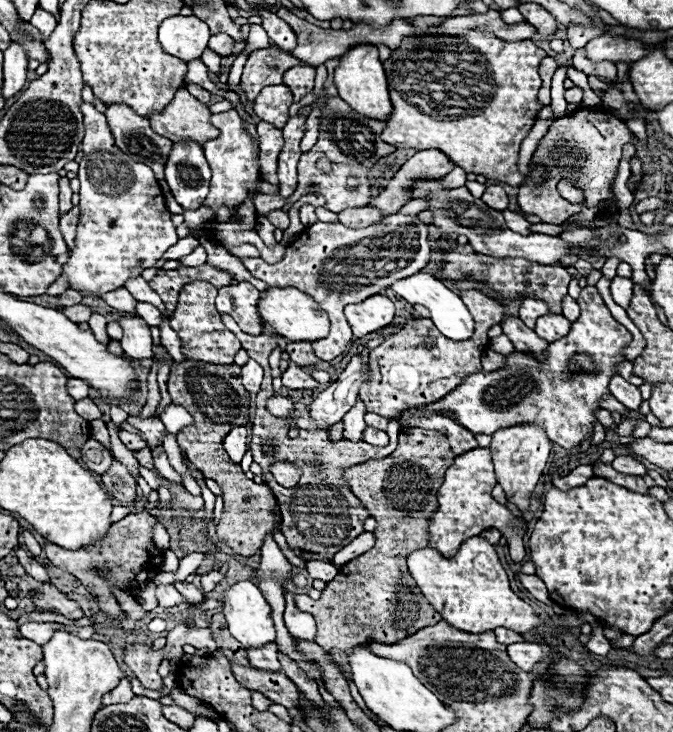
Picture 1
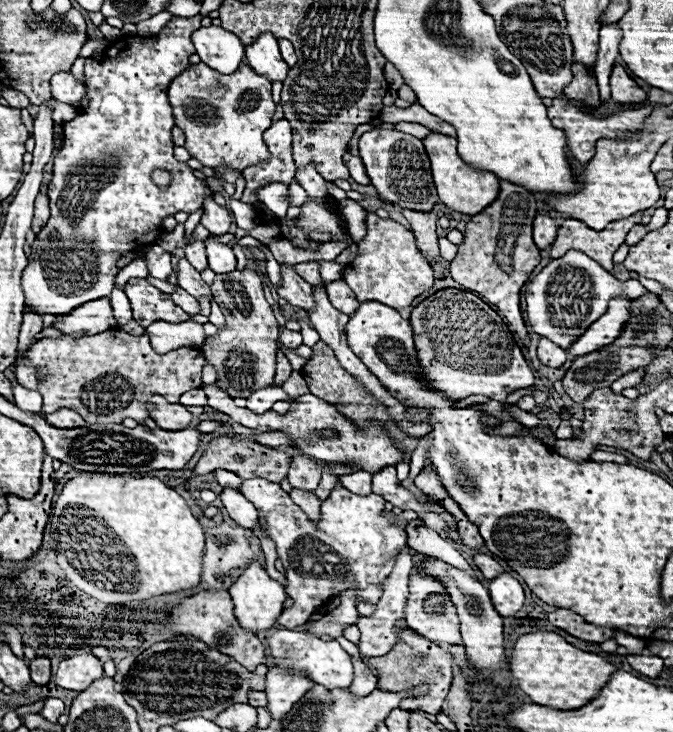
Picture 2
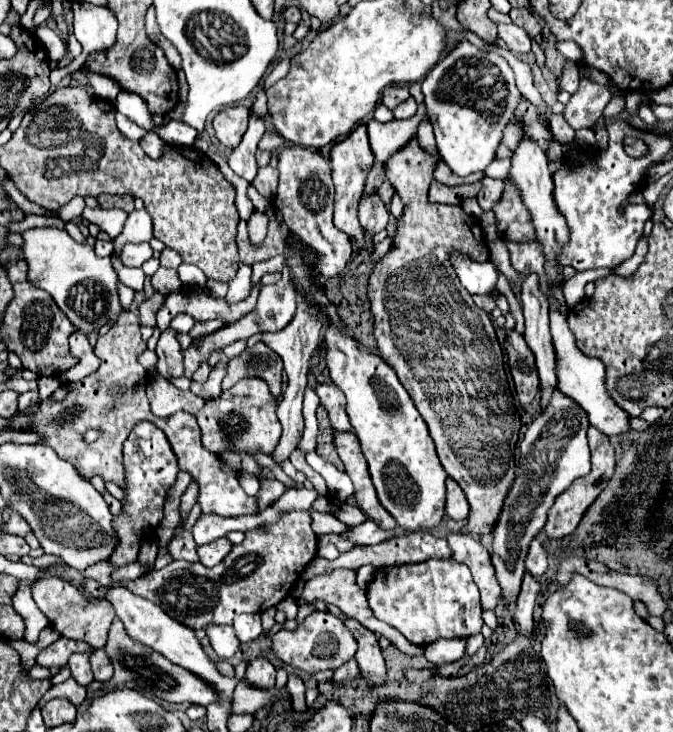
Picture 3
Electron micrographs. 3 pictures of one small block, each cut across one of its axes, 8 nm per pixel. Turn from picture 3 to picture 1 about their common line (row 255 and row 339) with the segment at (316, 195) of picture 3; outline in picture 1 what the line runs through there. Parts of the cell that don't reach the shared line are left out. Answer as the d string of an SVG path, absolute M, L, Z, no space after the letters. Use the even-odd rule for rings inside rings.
M388 214L380 224L368 228L346 228L340 222L316 222L306 228L294 244L290 244L284 252L284 258L276 264L268 264L262 258L242 258L244 266L268 286L294 286L304 294L312 296L320 308L330 318L330 332L326 338L314 340L312 350L320 360L332 362L336 356L344 354L352 342L352 330L344 318L344 308L354 302L362 302L384 288L392 286L394 282L422 270L430 262L430 246L428 246L428 224L420 224L416 216L402 216L402 214Z

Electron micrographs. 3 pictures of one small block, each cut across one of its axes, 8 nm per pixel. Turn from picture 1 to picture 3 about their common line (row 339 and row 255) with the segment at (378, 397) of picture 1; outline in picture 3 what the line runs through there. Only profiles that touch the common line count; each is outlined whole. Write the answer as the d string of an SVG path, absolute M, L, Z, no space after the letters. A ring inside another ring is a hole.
M418 138L410 140L410 144L406 144L406 148L400 148L394 156L390 156L390 160L384 164L386 168L386 178L390 180L390 184L396 188L398 196L402 198L404 202L404 214L402 214L402 220L398 222L398 230L394 234L394 248L374 266L372 270L372 276L370 276L370 284L368 284L368 300L370 300L370 310L374 314L374 336L376 336L376 342L378 342L378 350L380 350L380 356L384 358L384 362L388 366L392 366L398 374L398 380L402 382L402 386L406 388L406 392L410 394L410 398L414 400L418 412L422 414L424 422L428 424L428 430L430 430L430 436L436 444L436 452L438 452L438 458L440 458L440 464L444 466L444 470L448 472L450 478L454 478L460 488L464 490L468 502L470 502L470 520L468 524L462 528L462 532L466 534L476 534L476 536L484 536L484 534L490 534L492 532L492 526L496 524L496 518L500 514L500 508L502 508L502 500L506 498L508 490L510 490L510 484L516 476L516 464L514 464L514 446L518 442L518 432L520 432L520 414L514 406L514 396L512 396L512 390L510 390L510 384L508 384L508 378L506 378L506 372L504 372L504 354L502 354L502 348L498 344L498 338L496 338L496 332L494 332L494 324L490 320L490 316L480 310L472 296L462 288L462 284L458 282L450 262L448 262L448 254L450 254L450 248L458 248L460 252L466 252L468 256L474 256L476 262L486 262L488 260L488 246L484 244L484 236L482 236L482 228L480 228L480 222L476 222L474 216L466 214L462 210L460 204L448 205L448 204L430 204L428 202L428 188L434 178L434 168L436 164L440 162L440 156L438 154L428 154L420 144L418 144Z

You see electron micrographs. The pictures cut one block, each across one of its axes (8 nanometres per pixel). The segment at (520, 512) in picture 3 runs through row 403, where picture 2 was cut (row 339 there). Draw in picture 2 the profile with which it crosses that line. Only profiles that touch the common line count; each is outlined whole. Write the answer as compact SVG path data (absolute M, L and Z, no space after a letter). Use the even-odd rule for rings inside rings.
M568 250L562 258L550 260L550 264L526 286L528 322L536 334L568 348L570 342L590 326L590 322L598 320L608 310L610 300L618 296L634 300L644 292L646 288L638 280L622 282L580 250Z

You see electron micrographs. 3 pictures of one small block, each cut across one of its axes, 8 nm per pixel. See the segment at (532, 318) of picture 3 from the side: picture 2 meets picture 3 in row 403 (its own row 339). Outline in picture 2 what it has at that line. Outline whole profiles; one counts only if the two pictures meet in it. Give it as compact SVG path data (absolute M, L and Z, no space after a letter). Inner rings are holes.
M540 338L540 344L538 344L538 358L544 366L550 366L550 368L560 368L566 360L568 360L568 354L564 348L556 346L554 342L550 342L548 338Z

